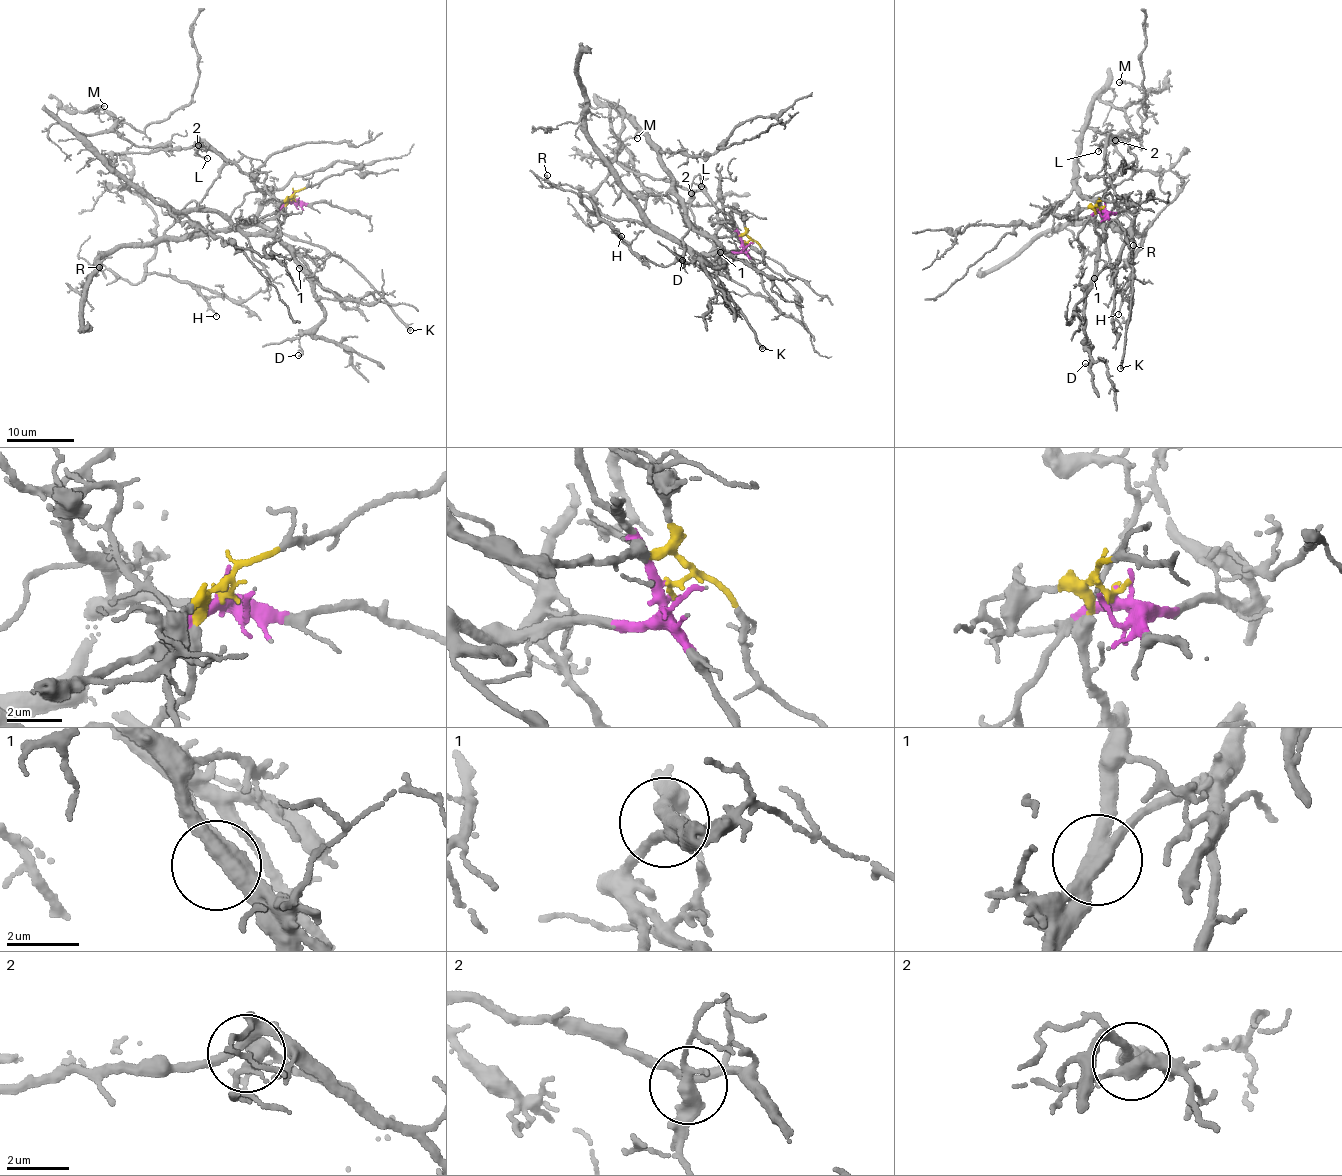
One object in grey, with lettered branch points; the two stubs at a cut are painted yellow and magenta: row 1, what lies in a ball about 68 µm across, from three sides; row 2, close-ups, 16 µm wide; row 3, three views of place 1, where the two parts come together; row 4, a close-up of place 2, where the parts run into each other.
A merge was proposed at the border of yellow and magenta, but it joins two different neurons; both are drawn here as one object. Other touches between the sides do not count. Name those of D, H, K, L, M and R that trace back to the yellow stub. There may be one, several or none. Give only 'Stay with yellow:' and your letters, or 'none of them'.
Stay with yellow: D, L, M

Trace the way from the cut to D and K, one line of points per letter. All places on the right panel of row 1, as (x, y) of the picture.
D: (1101, 208), (1093, 207), (1099, 256), (1087, 294), (1085, 331), (1090, 363), (1085, 364)
K: (1101, 208), (1111, 214), (1121, 211), (1133, 217), (1135, 241), (1128, 253), (1129, 316), (1120, 368)

